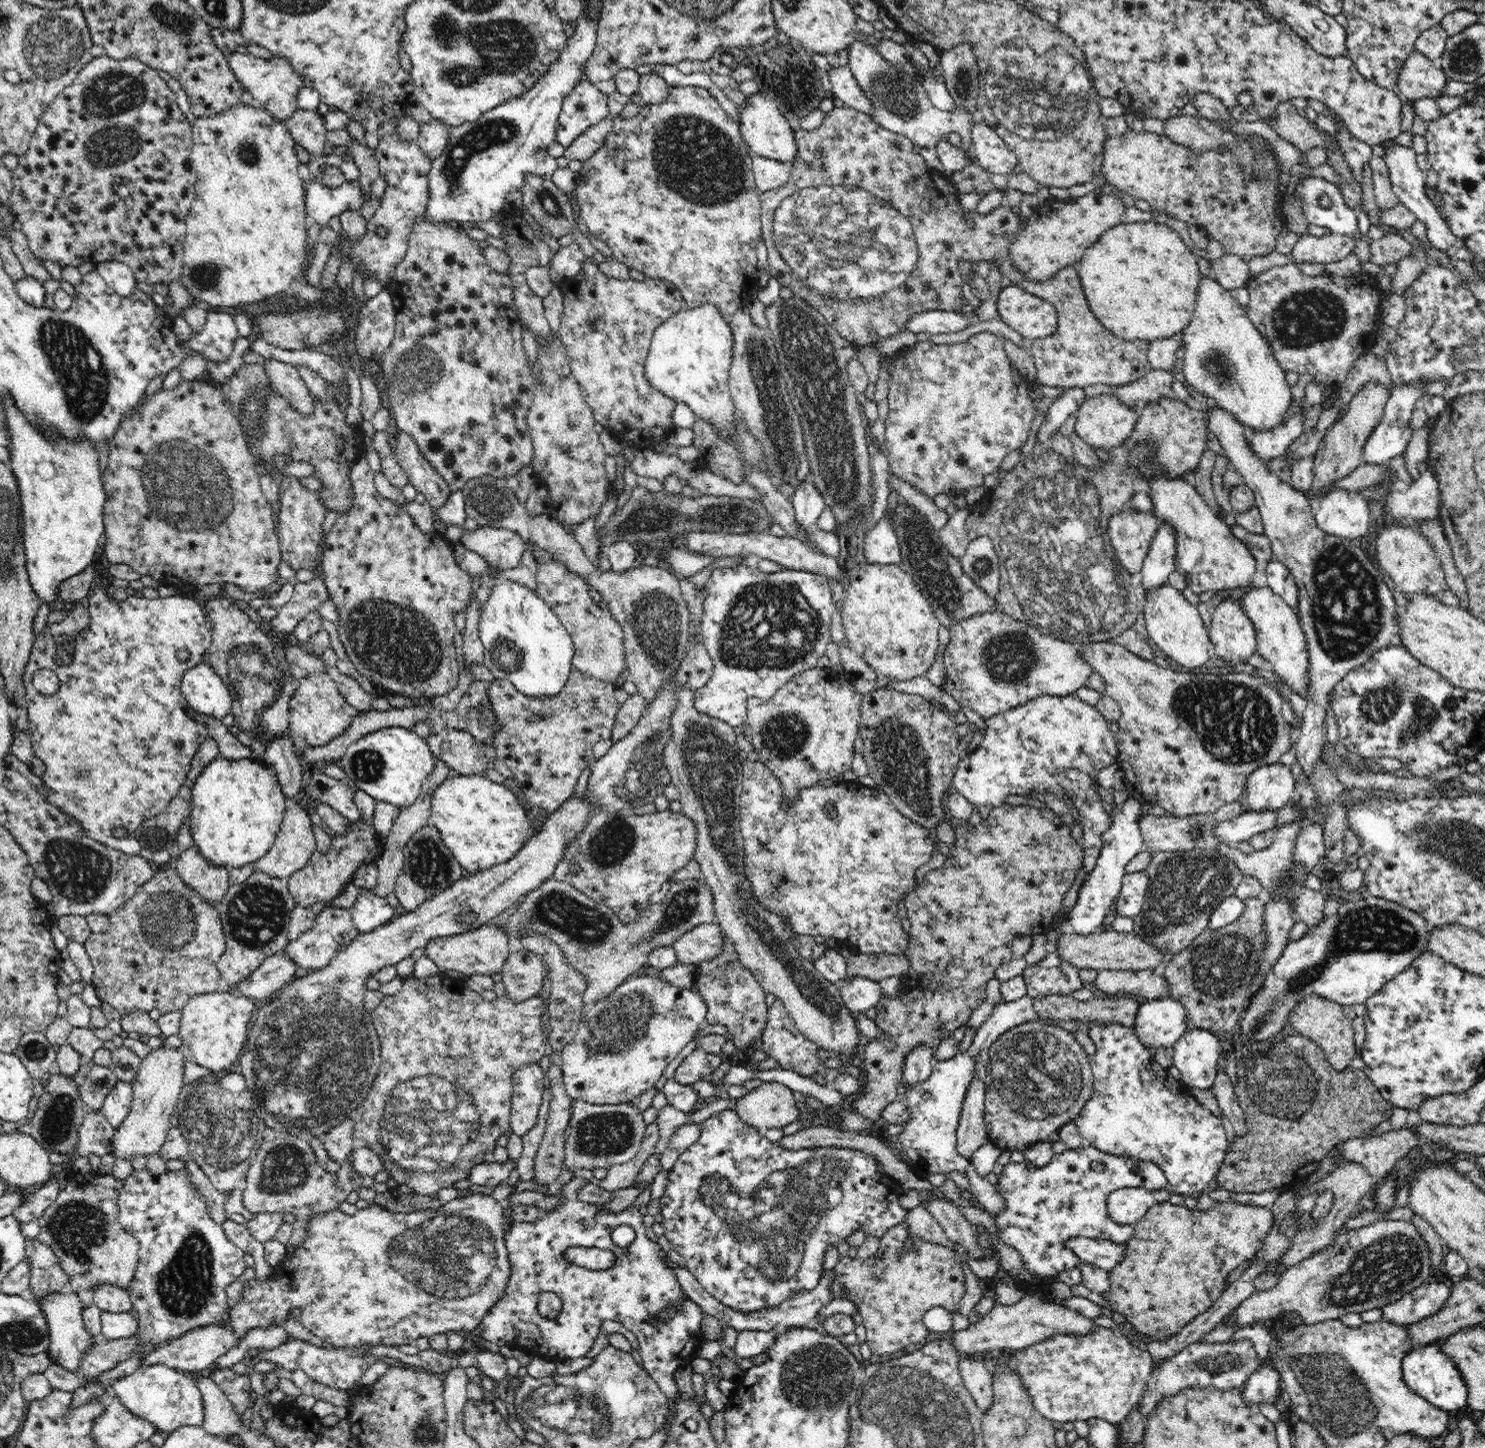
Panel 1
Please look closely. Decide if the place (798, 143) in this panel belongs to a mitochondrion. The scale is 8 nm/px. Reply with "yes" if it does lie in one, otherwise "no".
no

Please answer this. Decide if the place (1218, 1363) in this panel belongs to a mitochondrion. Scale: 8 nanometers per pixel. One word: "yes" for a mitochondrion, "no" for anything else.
yes

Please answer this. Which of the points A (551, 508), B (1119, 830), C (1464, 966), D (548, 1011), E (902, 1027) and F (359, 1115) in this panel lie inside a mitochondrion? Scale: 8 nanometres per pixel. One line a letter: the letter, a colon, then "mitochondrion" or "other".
A: other
B: other
C: other
D: other
E: other
F: mitochondrion

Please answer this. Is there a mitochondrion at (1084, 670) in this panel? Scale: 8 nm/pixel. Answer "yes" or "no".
no

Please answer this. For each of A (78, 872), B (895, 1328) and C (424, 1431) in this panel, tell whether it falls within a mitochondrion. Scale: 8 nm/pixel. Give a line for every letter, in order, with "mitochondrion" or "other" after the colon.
A: mitochondrion
B: other
C: mitochondrion

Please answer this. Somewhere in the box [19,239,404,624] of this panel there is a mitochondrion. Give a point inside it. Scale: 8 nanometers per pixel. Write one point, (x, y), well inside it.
(190, 489)

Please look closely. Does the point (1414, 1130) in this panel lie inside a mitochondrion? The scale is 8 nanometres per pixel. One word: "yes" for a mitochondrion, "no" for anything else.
no

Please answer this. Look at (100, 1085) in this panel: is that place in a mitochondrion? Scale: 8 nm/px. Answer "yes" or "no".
yes

